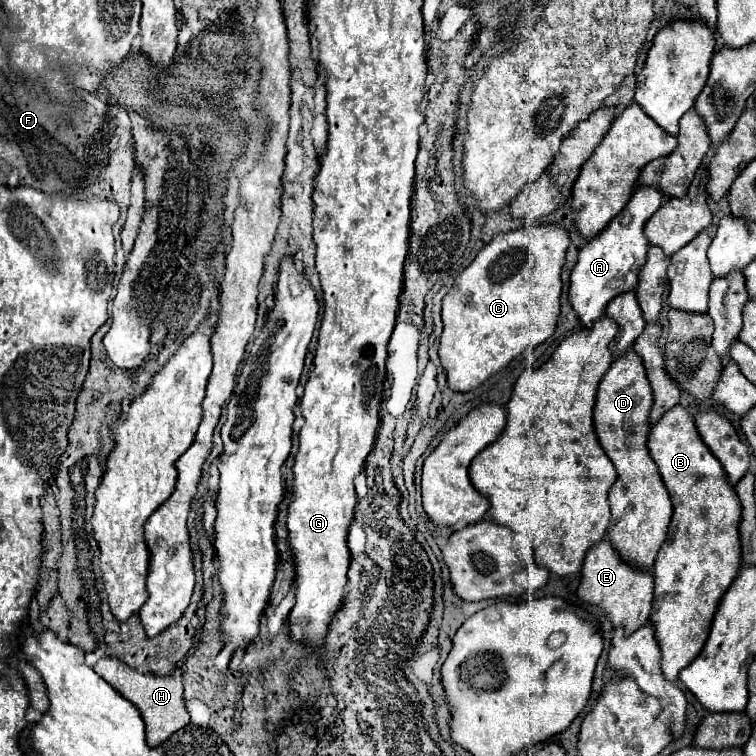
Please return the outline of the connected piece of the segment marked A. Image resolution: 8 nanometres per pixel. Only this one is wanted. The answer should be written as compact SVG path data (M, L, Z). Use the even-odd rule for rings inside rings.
M636 188L632 194L632 200L622 208L614 220L592 240L588 240L580 254L578 262L570 274L570 304L578 312L578 318L586 328L592 328L592 324L604 316L606 306L612 298L616 298L622 292L634 290L638 284L638 272L646 262L648 252L648 238L644 234L644 224L648 218L662 206L662 192L658 188Z

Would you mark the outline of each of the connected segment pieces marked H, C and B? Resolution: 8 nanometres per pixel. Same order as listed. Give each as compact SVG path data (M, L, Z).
M104 656L100 658L94 666L94 672L100 674L112 688L116 688L126 700L130 700L134 706L140 708L140 714L146 724L146 738L150 746L160 746L164 740L168 740L176 730L188 726L190 716L184 706L184 696L182 696L182 676L180 674L170 674L170 676L150 676L150 674L140 674L128 664L122 664L122 660Z
M538 224L516 228L514 232L502 232L486 244L470 266L462 270L454 286L442 300L444 332L440 338L440 360L448 376L448 384L456 392L468 392L500 372L510 360L532 346L540 346L556 330L560 316L560 272L566 262L566 250L570 236L560 224Z
M676 404L674 408L670 408L670 412L666 412L662 416L662 420L658 420L648 436L648 450L652 460L656 462L664 486L672 496L672 506L674 506L674 514L672 514L672 522L668 526L668 540L662 544L658 556L656 556L656 564L652 568L654 572L654 604L652 604L652 614L650 614L650 624L656 630L656 640L660 644L662 650L662 672L666 676L666 680L676 682L678 680L678 672L682 668L686 668L702 650L708 632L710 632L710 624L712 624L712 616L718 608L718 602L722 600L724 592L728 590L728 586L732 584L732 580L736 578L738 570L740 570L740 500L736 496L734 486L728 482L726 470L722 468L722 464L718 462L718 458L710 452L710 448L702 442L696 426L694 426L694 418L692 414L682 408L680 404Z

